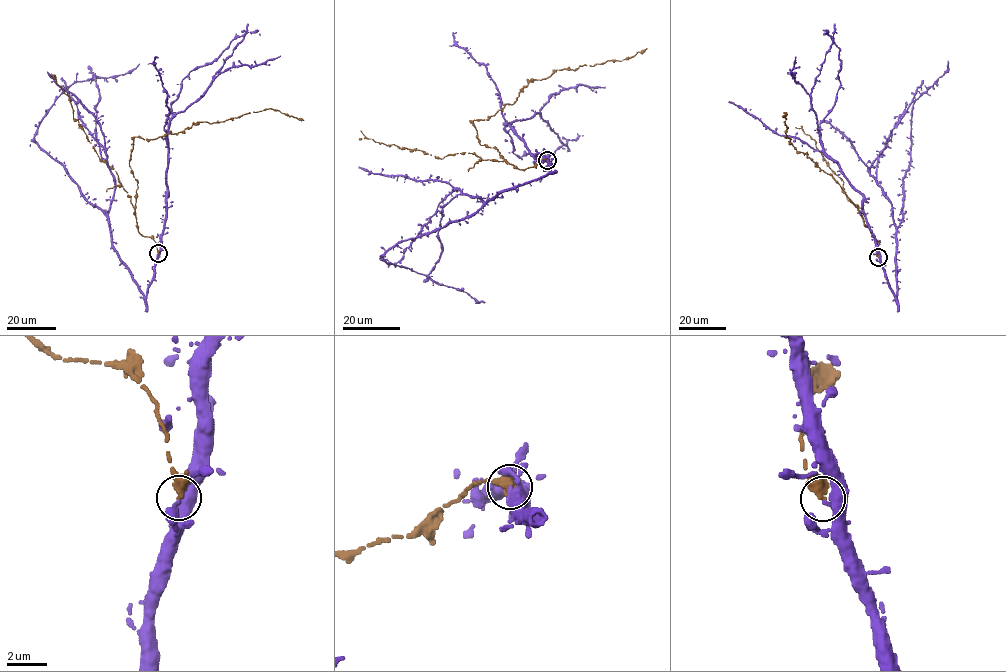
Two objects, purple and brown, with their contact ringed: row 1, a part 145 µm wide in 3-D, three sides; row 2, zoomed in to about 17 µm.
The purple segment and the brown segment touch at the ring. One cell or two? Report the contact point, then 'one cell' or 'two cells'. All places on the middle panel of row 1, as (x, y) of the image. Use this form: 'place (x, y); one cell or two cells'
place (547, 160); two cells

